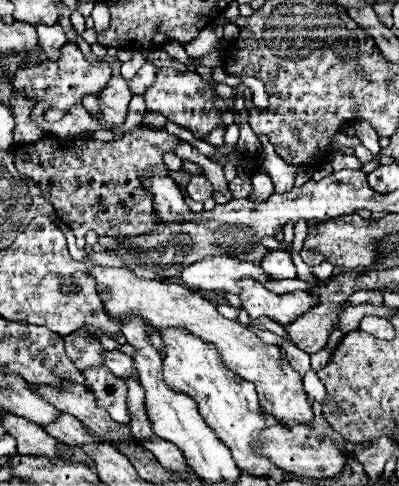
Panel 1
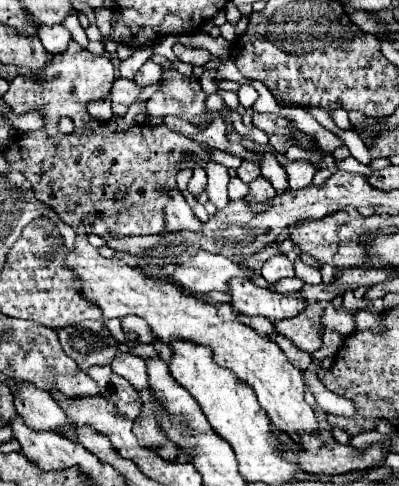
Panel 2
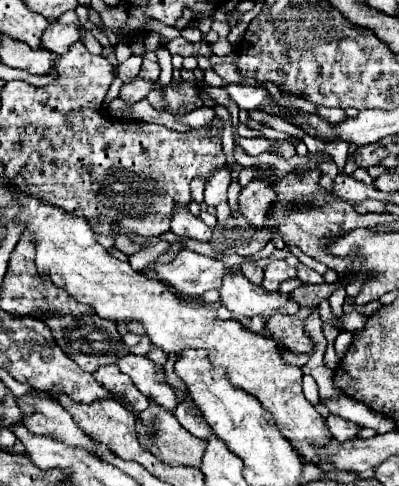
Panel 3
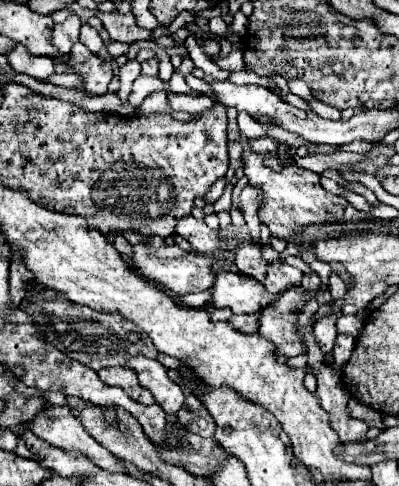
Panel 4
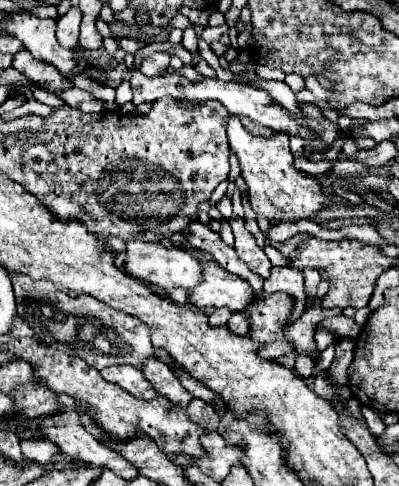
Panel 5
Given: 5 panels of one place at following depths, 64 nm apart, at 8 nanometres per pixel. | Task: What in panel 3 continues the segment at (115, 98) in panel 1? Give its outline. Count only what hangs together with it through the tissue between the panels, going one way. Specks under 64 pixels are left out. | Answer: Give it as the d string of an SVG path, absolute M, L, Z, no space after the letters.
M136 78L136 80L130 80L130 82L122 84L118 98L124 100L128 106L132 106L132 104L136 104L138 100L146 98L150 90L152 90L152 82L142 80L142 78Z

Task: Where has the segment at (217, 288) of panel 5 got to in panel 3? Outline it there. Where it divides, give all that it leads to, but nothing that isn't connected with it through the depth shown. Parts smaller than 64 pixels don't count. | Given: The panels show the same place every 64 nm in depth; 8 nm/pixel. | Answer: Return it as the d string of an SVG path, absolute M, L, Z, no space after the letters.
M228 274L224 276L220 288L220 302L234 314L234 316L272 316L272 312L296 312L296 304L288 300L286 294L280 292L266 292L262 286L252 284L242 274Z

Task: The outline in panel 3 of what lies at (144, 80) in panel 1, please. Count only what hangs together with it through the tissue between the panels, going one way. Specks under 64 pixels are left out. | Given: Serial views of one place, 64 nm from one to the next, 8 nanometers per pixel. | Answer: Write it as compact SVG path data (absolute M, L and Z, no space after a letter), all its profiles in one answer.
M144 60L142 70L140 70L140 74L138 74L138 76L140 76L140 78L146 78L146 80L156 82L156 80L158 80L158 76L160 76L160 66L158 66L158 62Z

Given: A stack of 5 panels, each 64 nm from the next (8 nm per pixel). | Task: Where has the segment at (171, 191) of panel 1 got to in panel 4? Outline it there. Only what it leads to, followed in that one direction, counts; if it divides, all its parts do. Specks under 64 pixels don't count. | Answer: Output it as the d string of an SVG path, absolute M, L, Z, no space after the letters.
M184 216L184 220L180 220L176 224L176 234L184 236L196 252L212 252L212 250L222 250L222 246L218 244L218 238L214 236L216 232L210 230L204 220L196 220L194 216Z

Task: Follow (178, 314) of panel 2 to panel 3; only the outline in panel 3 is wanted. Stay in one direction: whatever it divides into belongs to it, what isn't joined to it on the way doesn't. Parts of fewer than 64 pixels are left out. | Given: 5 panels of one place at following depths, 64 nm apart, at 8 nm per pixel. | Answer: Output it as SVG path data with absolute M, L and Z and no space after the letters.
M16 194L16 198L22 202L18 222L24 222L26 230L34 232L38 238L36 266L40 272L48 270L54 284L66 288L68 294L82 304L92 306L100 318L112 322L138 320L146 328L152 344L164 352L182 352L184 348L210 350L210 362L214 366L226 366L230 382L258 398L294 450L304 460L318 462L314 444L324 446L330 438L330 430L326 420L302 394L302 370L282 360L280 348L272 338L248 332L236 320L220 320L216 318L212 304L178 298L168 284L132 270L128 262L108 256L108 252L94 240L94 232L84 218L66 214L52 204L44 204L36 196Z

